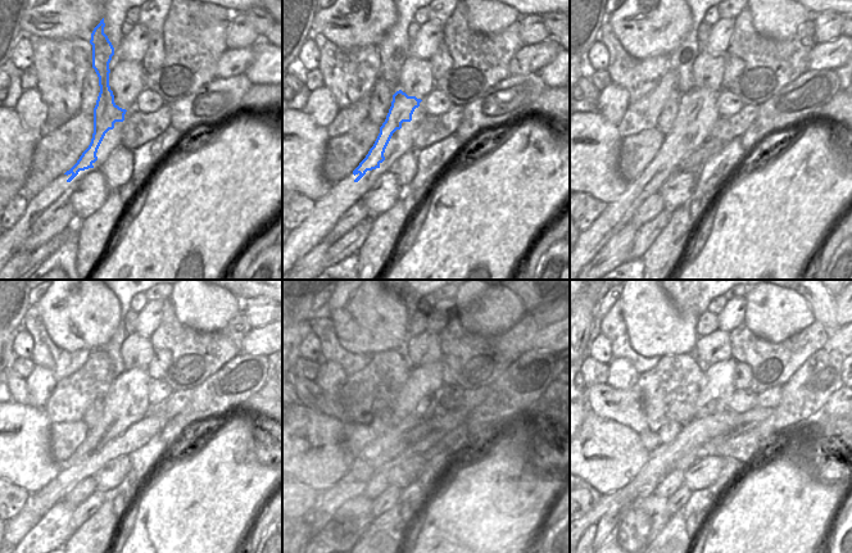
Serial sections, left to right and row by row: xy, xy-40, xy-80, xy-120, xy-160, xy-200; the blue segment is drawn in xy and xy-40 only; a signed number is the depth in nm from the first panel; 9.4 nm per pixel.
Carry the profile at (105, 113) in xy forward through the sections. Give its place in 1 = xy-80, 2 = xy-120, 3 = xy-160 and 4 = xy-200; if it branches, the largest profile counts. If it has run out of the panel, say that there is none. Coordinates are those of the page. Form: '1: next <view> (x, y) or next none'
1: next xy-80 (690, 105)
2: next xy-120 (118, 391)
3: next xy-160 (412, 390)
4: next xy-200 (703, 391)

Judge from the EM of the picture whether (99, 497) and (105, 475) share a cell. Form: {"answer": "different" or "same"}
{"answer": "different"}

